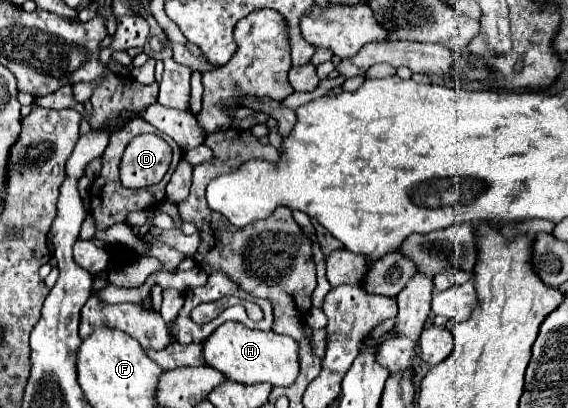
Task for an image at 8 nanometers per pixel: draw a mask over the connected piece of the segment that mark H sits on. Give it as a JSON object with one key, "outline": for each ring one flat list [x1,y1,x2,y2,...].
{"outline":[[226,321,220,325,204,343,204,359,206,365,216,367,228,379,244,385,254,383,270,383,270,385,292,385,298,377,300,369,300,355,298,355,298,341,288,335,278,335,272,331,254,331,238,321]]}

